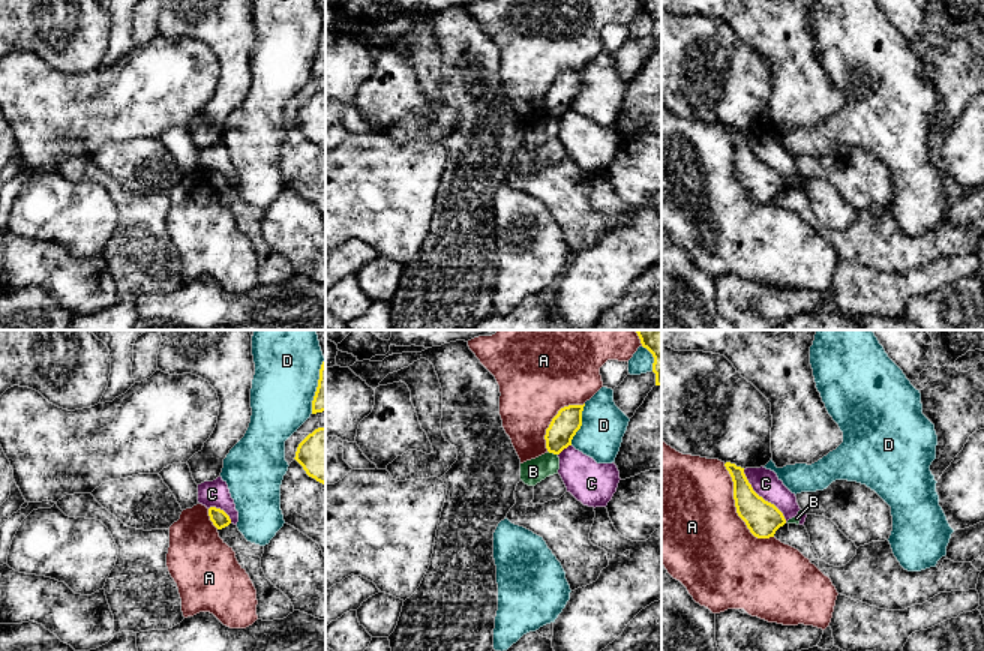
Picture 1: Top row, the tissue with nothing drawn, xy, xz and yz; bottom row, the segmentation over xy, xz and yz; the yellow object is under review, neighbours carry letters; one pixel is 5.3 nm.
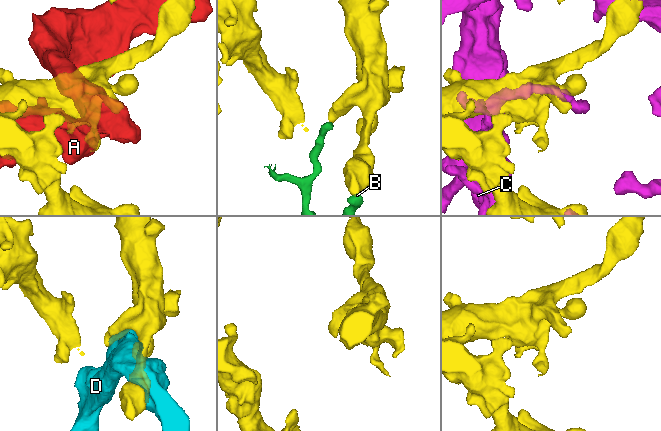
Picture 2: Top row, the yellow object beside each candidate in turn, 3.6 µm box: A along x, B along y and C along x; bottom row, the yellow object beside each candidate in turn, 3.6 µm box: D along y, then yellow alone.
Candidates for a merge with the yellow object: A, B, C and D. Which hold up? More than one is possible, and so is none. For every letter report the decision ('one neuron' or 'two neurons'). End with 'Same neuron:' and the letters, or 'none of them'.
A: two neurons
B: two neurons
C: two neurons
D: two neurons
Same neuron: none of them

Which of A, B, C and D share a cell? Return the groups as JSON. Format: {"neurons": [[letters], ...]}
{"neurons": [["A"], ["B"], ["C"], ["D"]]}

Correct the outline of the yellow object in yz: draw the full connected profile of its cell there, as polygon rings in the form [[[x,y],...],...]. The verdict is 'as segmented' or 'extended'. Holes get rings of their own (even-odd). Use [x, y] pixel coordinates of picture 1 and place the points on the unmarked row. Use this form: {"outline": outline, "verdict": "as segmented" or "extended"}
{"outline": [[[726,126],[724,130],[734,146],[734,164],[738,180],[754,201],[774,201],[776,195],[786,188],[783,177],[753,154],[744,132],[730,126]]], "verdict": "as segmented"}

